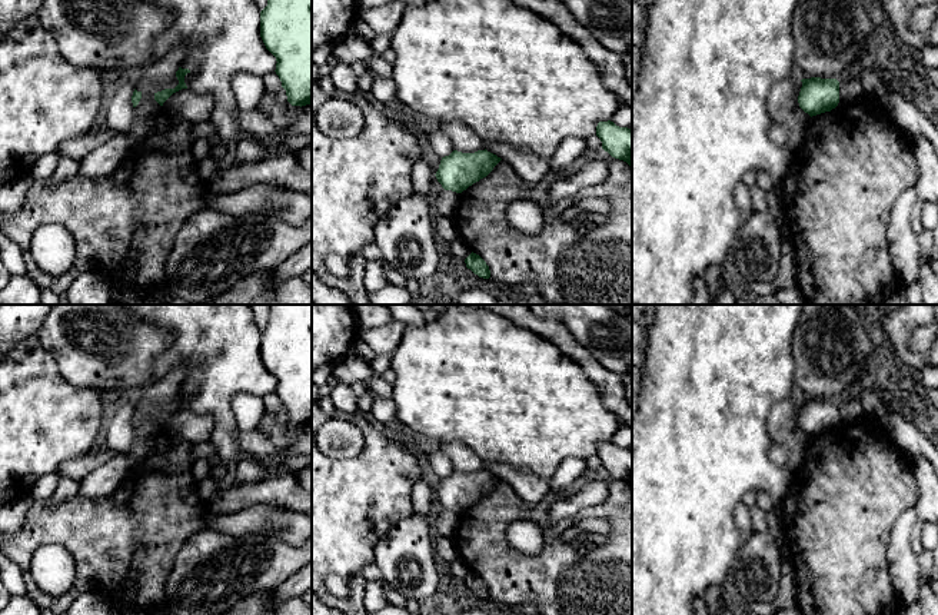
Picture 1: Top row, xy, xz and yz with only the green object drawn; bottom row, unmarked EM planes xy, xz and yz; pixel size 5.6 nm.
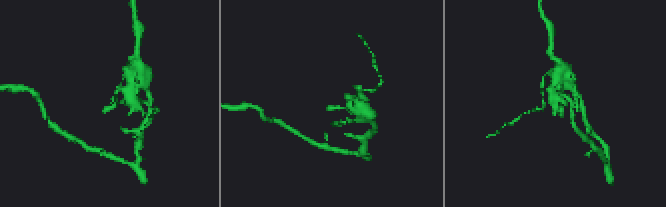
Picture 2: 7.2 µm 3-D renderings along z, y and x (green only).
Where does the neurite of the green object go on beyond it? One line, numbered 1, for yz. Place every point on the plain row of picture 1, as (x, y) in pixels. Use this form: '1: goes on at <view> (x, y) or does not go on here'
1: does not go on here

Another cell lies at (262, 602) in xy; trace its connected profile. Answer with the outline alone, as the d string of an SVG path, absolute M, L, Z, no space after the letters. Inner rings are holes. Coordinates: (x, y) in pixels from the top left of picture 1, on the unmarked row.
M262 591L237 602L232 609L222 615L275 615L277 602L272 591Z

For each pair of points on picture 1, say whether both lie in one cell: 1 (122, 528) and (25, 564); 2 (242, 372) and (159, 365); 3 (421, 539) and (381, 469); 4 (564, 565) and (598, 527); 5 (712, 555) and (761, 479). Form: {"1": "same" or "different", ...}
{"1": "same", "2": "same", "3": "different", "4": "different", "5": "same"}

